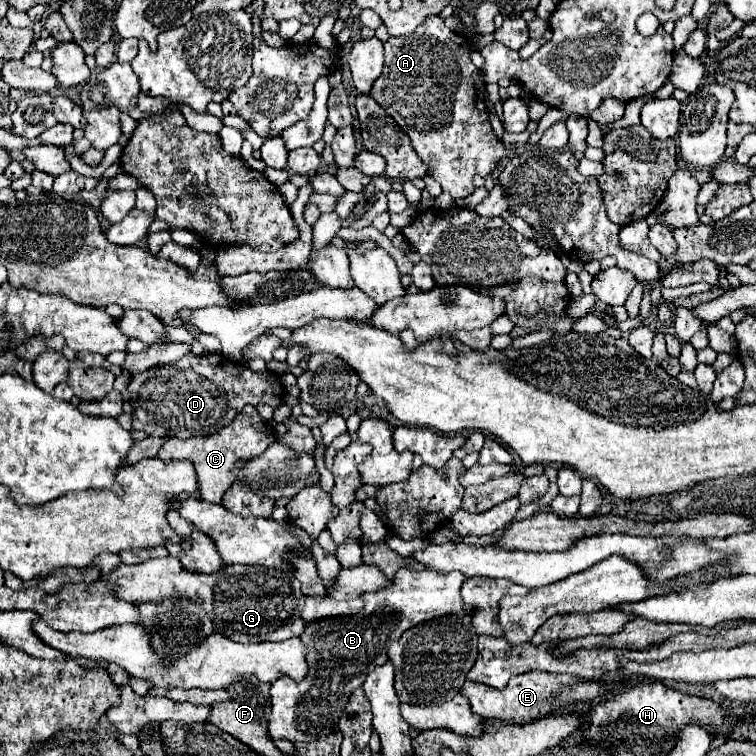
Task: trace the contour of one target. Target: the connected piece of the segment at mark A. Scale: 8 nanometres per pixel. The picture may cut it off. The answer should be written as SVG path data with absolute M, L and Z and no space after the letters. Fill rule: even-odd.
M429 16L419 28L415 28L413 34L397 38L391 36L385 42L385 68L371 88L373 100L385 108L385 112L411 138L411 146L429 168L429 176L433 176L443 186L443 192L451 194L455 200L473 194L473 176L487 176L495 168L495 162L505 156L503 144L497 140L489 124L489 112L485 106L485 82L469 58L471 52L473 46L463 34L449 30L443 18Z

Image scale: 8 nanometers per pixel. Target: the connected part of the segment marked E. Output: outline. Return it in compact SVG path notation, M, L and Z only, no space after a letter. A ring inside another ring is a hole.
M527 672L521 676L515 676L509 680L509 684L507 684L507 688L503 688L503 692L489 688L487 684L471 682L471 680L467 680L461 688L461 694L469 700L473 714L481 716L483 720L503 720L509 724L529 722L533 718L539 718L539 716L545 716L551 712L559 712L561 706L567 706L571 702L593 700L593 698L601 696L603 692L605 692L605 688L597 682L585 682L571 674L549 674L549 672Z

